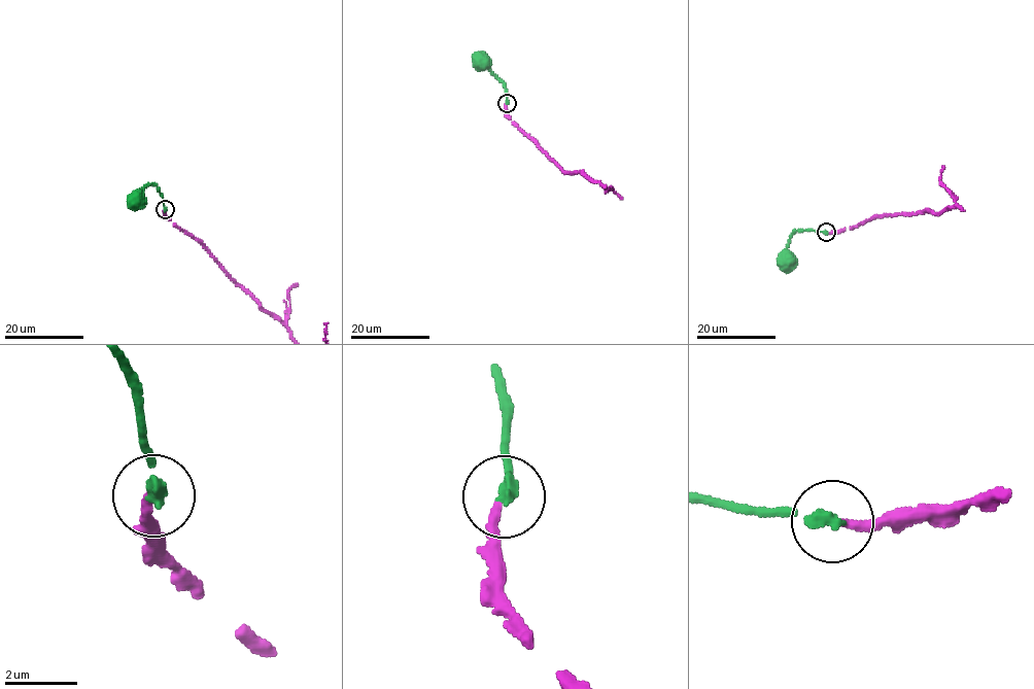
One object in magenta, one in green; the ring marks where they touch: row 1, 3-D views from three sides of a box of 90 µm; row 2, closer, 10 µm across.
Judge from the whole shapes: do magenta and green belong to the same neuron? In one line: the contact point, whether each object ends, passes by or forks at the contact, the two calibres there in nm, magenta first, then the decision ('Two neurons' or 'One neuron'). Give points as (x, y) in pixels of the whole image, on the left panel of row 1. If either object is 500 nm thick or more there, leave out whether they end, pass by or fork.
Place: (165, 209). At the ring magenta ends. At the ring green ends. Thickness 240 nm (magenta) against 360 nm. Two neurons

